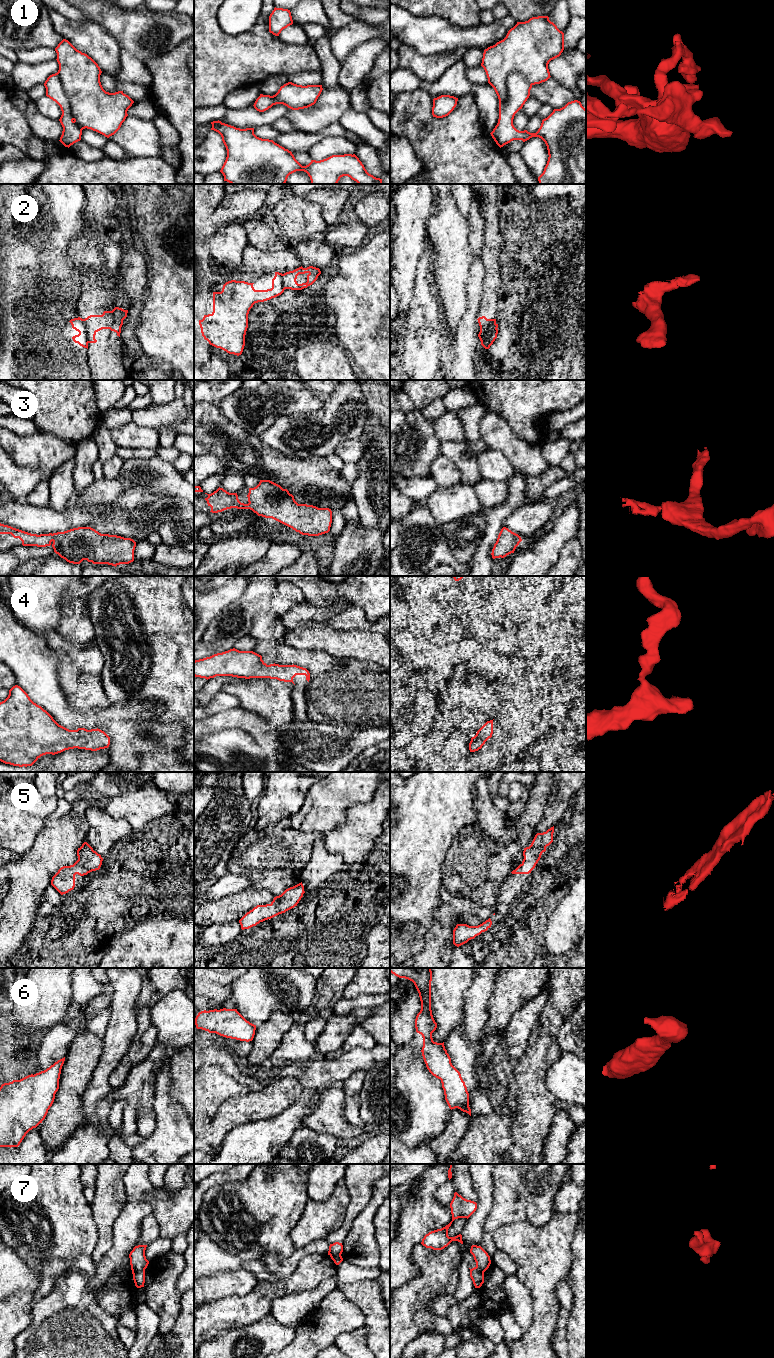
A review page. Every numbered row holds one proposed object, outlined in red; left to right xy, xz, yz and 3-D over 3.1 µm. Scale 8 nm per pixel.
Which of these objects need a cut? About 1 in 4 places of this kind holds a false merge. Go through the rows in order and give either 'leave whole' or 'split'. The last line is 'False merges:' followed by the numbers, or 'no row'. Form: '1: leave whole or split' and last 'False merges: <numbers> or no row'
1: leave whole
2: split
3: leave whole
4: leave whole
5: leave whole
6: leave whole
7: split
False merges: 2, 7

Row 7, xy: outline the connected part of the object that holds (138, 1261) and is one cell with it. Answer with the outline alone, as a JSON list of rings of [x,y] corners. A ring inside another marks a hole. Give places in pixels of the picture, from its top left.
[[[138,1245],[129,1254],[131,1270],[145,1270],[149,1264],[145,1250],[147,1245]]]

